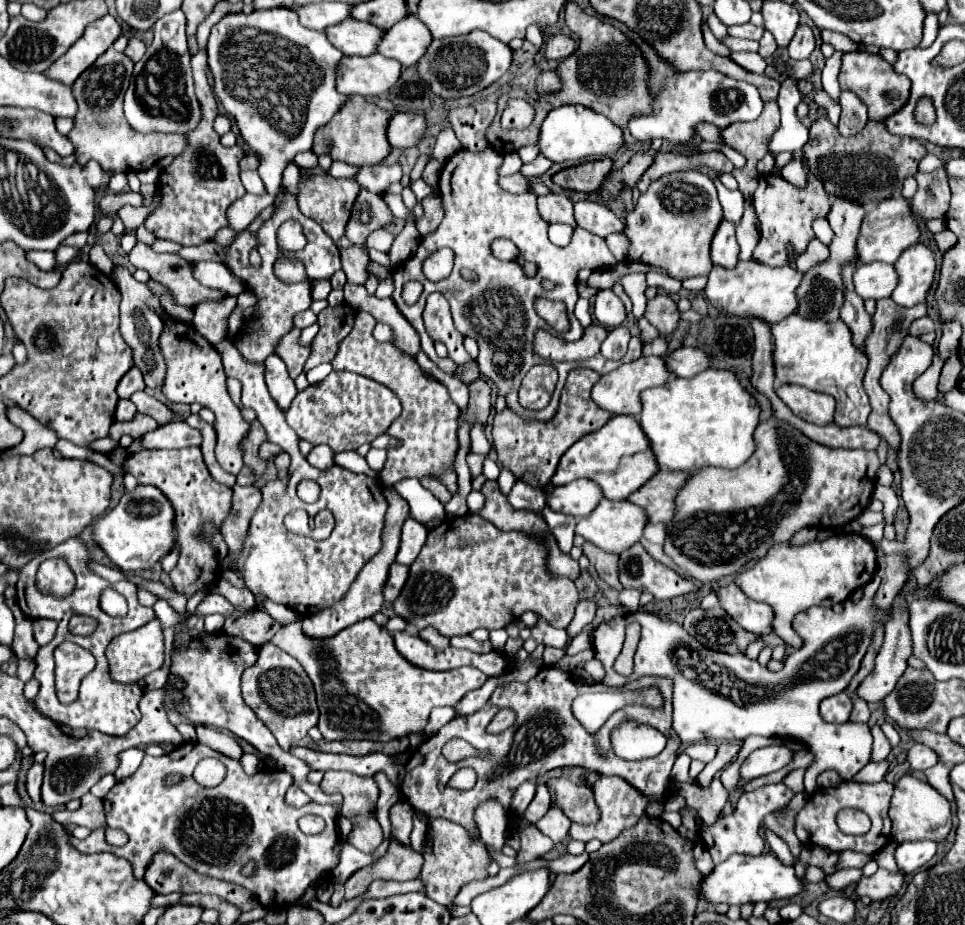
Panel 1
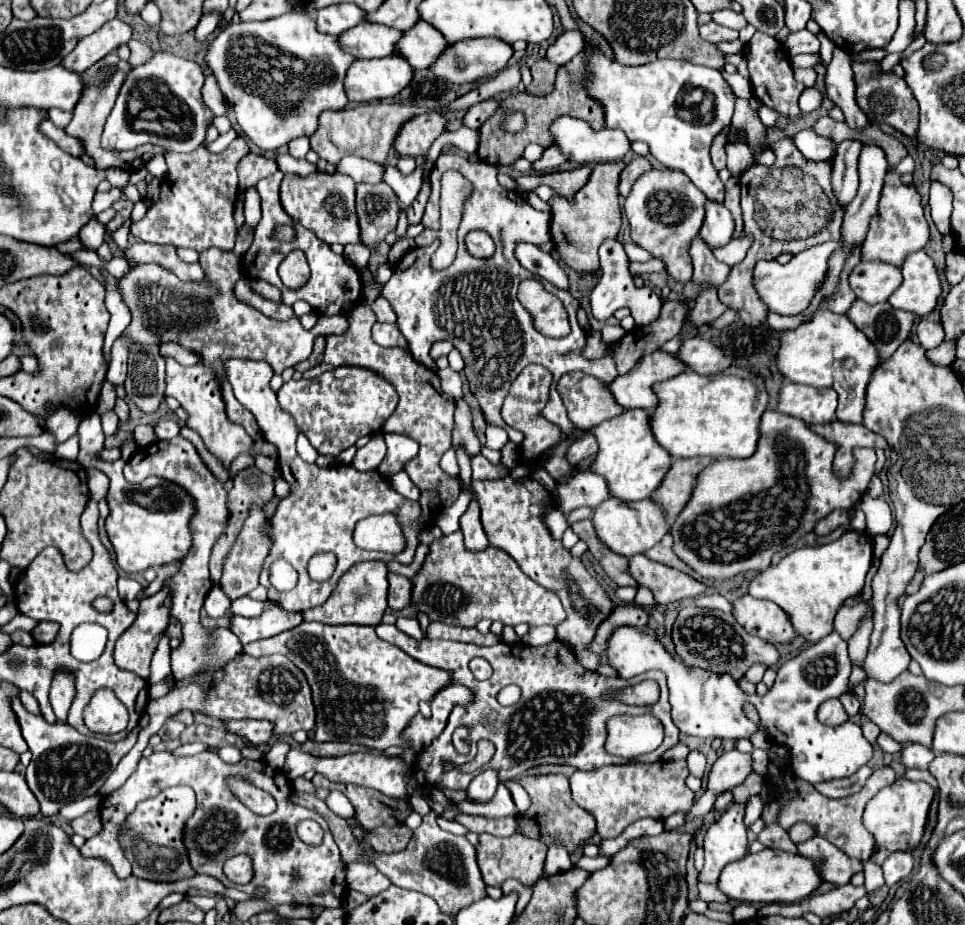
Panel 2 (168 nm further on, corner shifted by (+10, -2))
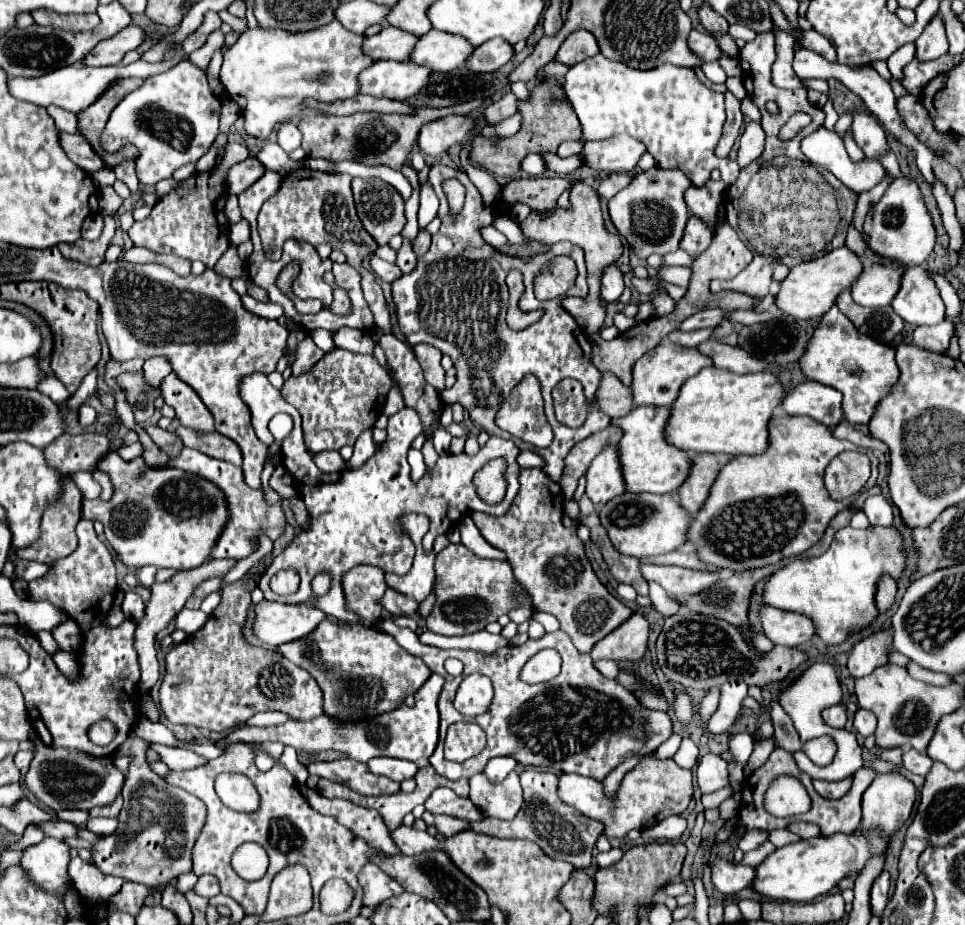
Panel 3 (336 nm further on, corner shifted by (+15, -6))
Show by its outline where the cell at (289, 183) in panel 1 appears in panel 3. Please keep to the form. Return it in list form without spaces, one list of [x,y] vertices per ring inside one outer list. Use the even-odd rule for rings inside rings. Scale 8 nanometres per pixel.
[[[247,158],[229,170],[229,194],[241,194],[265,174],[265,166],[257,158]]]

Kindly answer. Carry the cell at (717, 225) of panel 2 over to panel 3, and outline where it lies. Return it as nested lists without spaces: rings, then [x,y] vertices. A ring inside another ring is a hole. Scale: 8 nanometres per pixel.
[[[709,180],[705,186],[701,188],[691,186],[685,192],[685,202],[689,206],[689,212],[695,218],[699,218],[711,232],[715,230],[715,224],[717,224],[717,210],[725,196],[725,188],[727,186],[723,182]]]

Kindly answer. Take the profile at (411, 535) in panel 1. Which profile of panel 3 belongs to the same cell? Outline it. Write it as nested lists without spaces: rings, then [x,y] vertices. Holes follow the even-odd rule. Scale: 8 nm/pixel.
[[[417,546],[413,568],[405,576],[385,574],[387,586],[397,590],[397,592],[401,592],[401,594],[405,594],[405,596],[415,598],[417,602],[423,602],[431,594],[433,580],[435,580],[433,560],[435,560],[435,552],[433,550],[425,552],[421,546]]]

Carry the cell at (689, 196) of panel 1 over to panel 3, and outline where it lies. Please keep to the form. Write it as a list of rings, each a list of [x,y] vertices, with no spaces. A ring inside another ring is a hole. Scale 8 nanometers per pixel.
[[[651,168],[633,178],[633,182],[609,200],[609,214],[621,236],[631,244],[639,258],[651,254],[669,254],[679,248],[685,226],[689,222],[689,208],[685,204],[685,190],[691,186],[681,170]]]

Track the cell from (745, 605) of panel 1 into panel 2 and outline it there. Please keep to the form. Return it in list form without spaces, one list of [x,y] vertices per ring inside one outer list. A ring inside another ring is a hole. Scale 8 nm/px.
[[[746,594],[734,602],[734,616],[750,634],[766,642],[788,644],[796,638],[788,614],[770,600],[758,600]]]

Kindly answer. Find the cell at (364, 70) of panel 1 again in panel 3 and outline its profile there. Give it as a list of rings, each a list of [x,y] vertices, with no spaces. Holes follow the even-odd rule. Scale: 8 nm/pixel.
[[[377,60],[359,74],[359,94],[407,100],[427,84],[429,72],[429,68],[417,66],[415,62]]]

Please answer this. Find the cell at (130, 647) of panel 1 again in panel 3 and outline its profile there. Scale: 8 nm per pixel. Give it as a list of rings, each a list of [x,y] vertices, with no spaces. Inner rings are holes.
[[[219,560],[219,562],[205,562],[193,570],[183,570],[177,576],[173,576],[169,582],[165,584],[153,584],[151,588],[151,600],[145,606],[145,616],[141,620],[137,620],[137,630],[135,630],[135,650],[139,654],[139,666],[141,666],[141,678],[143,684],[141,688],[145,692],[149,692],[153,688],[153,684],[159,680],[159,662],[157,662],[157,650],[155,650],[155,636],[165,630],[169,626],[169,622],[181,612],[185,600],[191,596],[193,588],[203,582],[209,576],[217,576],[217,574],[227,574],[237,560]]]

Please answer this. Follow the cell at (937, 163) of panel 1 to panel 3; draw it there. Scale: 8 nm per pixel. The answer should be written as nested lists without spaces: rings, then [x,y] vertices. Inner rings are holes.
[[[821,126],[819,130],[815,130],[813,134],[809,134],[809,136],[805,136],[801,140],[801,152],[805,154],[805,158],[811,164],[817,164],[817,166],[829,170],[833,176],[837,176],[847,188],[851,188],[857,194],[875,188],[885,178],[885,174],[887,174],[887,170],[879,162],[869,162],[869,160],[861,160],[857,164],[851,162],[851,158],[845,152],[845,146],[843,146],[841,136],[835,134],[835,132],[831,132],[831,130],[827,130],[825,126]]]

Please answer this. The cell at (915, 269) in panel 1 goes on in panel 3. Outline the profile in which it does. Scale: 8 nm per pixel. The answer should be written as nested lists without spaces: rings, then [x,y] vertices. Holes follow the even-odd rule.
[[[909,266],[891,302],[893,310],[913,326],[933,326],[945,320],[945,304],[935,280],[923,266]]]

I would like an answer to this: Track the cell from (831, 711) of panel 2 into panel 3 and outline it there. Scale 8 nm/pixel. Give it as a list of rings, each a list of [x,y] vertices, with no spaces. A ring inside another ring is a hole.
[[[835,704],[823,710],[823,720],[831,726],[831,728],[845,728],[847,724],[847,714],[845,714],[845,706],[843,704]]]

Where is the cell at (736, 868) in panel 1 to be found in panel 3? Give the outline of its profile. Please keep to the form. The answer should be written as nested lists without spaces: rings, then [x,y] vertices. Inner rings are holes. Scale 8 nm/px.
[[[833,834],[829,838],[801,840],[771,852],[759,866],[755,866],[755,878],[751,888],[769,898],[785,902],[811,902],[817,896],[831,892],[845,876],[857,876],[871,854],[885,850],[885,842],[869,842],[865,834]]]

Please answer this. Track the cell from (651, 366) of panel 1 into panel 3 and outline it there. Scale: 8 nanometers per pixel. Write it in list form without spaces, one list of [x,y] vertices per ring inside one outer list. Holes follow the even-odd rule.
[[[667,340],[661,342],[657,348],[647,352],[633,364],[633,382],[631,382],[633,406],[645,406],[645,404],[647,406],[671,406],[683,382],[695,376],[705,366],[711,366],[709,358],[705,358],[703,354],[697,354],[695,348],[681,348]]]

